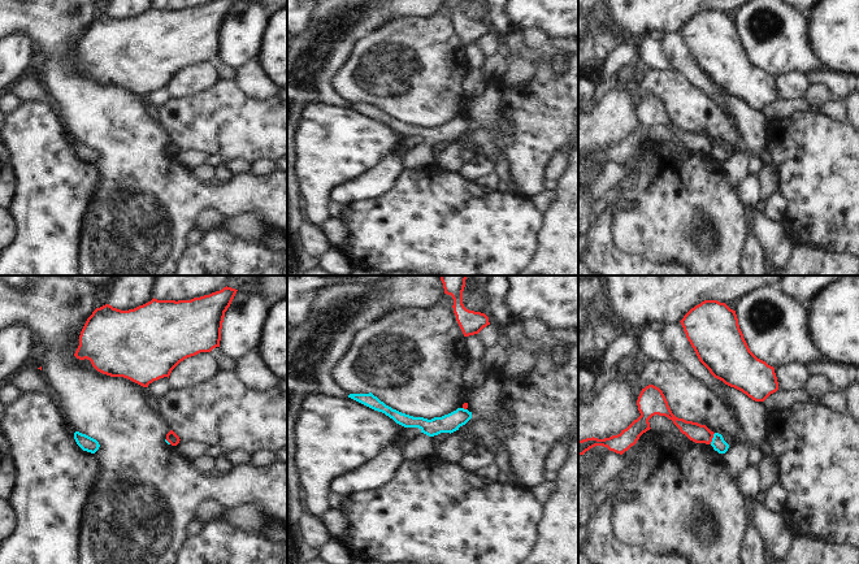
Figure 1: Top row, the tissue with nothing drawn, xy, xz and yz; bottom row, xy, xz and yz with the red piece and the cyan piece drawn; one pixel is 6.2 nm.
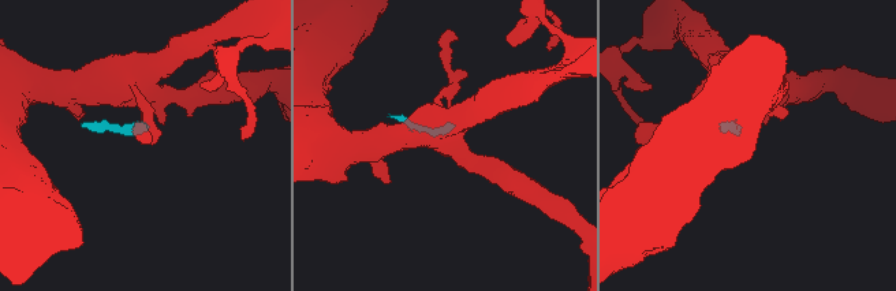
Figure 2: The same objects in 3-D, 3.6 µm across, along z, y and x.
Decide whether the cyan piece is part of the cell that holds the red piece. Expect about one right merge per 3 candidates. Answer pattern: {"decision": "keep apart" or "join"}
{"decision": "keep apart"}

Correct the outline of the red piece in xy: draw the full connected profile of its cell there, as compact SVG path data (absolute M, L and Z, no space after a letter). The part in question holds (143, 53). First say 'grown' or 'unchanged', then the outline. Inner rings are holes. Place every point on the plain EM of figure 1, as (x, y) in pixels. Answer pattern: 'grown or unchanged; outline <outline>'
unchanged; outline M216 0L191 9L157 9L139 14L134 18L121 19L105 13L96 17L87 27L81 44L79 55L74 65L79 69L90 69L92 75L110 86L123 86L143 96L160 87L170 84L172 79L185 68L200 61L211 61L220 56L221 38L225 21L230 16L237 0Z

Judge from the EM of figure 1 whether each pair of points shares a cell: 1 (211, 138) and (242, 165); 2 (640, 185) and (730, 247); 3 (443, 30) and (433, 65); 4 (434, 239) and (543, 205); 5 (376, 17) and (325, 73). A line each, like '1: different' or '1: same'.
1: different
2: same
3: same
4: different
5: same

